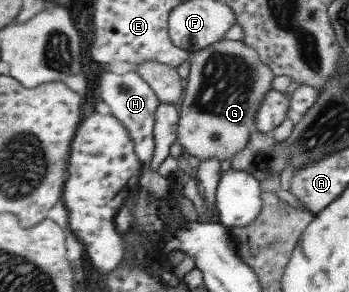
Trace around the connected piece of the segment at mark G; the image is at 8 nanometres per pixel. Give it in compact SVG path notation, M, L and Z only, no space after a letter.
M222 40L213 43L200 51L193 52L191 75L187 79L186 97L180 108L178 121L178 142L188 154L204 159L232 160L234 155L248 147L252 135L260 132L256 124L256 115L268 91L274 89L274 77L277 75L265 60L260 58L260 52L248 45L244 40Z

